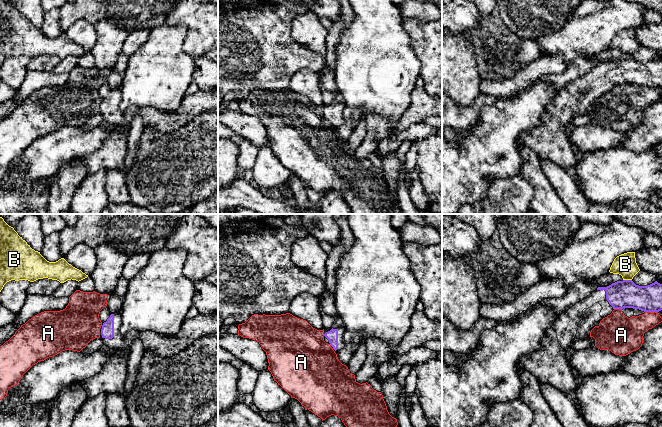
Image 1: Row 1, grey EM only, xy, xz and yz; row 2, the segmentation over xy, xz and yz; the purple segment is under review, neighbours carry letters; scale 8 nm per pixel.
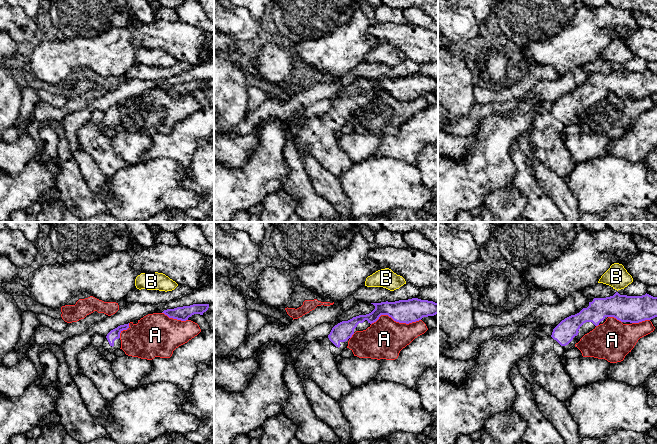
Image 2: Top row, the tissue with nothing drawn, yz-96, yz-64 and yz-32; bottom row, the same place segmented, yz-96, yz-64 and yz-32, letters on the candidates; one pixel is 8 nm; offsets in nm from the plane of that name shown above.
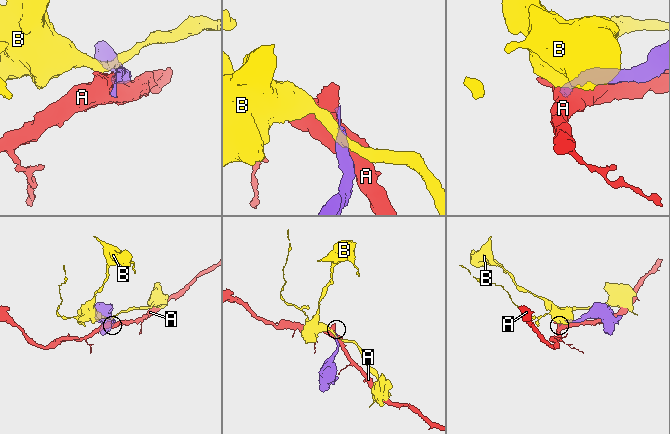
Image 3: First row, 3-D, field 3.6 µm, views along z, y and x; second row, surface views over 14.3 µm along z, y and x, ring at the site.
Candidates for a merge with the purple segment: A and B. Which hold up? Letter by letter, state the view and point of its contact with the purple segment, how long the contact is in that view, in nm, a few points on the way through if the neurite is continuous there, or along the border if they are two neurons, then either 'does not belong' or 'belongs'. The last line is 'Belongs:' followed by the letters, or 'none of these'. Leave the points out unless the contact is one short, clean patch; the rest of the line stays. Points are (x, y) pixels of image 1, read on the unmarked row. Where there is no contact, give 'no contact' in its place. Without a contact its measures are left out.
A: contact yz (618, 84); length 70 nm; does not belong
B: contact yz (627, 56); length 70 nm; border yz (623, 55), (631, 56); does not belong
Belongs: none of these

